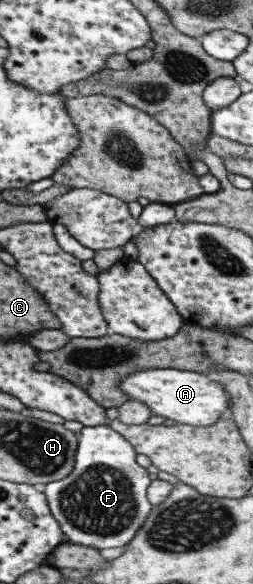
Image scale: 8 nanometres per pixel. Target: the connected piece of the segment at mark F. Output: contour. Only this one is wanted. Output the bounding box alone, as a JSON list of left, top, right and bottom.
[44,426,151,549]

